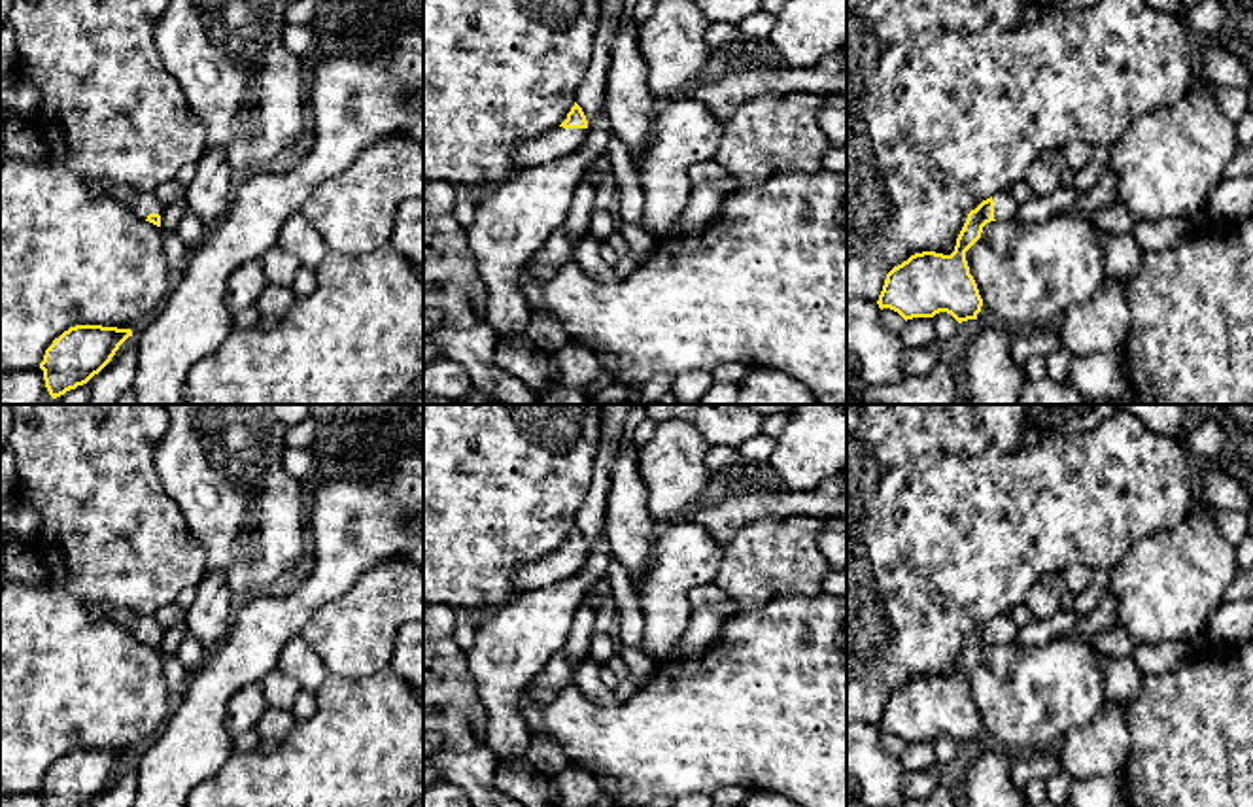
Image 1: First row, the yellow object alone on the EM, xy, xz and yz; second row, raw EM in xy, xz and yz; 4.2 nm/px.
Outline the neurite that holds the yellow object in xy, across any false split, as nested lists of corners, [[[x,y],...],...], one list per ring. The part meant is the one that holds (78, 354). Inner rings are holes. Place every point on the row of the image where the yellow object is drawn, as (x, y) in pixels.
[[[76,325],[64,331],[45,350],[40,363],[49,395],[57,399],[87,384],[129,336],[132,336],[130,329],[102,325]]]

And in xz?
[[[575,102],[567,119],[542,136],[520,140],[514,146],[514,164],[518,168],[541,166],[573,153],[586,138],[588,121],[582,108]]]

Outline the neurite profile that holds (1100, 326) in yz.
[[[1106,280],[1087,302],[1075,304],[1064,314],[1058,329],[1062,346],[1077,357],[1121,353],[1130,331],[1124,285]]]

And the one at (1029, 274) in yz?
[[[1089,217],[1047,223],[990,221],[966,251],[983,304],[996,323],[1015,331],[1056,327],[1075,304],[1087,302],[1106,282],[1104,248]]]

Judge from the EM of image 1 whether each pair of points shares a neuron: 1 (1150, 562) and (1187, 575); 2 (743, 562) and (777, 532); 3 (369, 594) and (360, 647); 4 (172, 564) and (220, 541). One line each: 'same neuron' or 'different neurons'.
1: same neuron
2: same neuron
3: same neuron
4: different neurons

